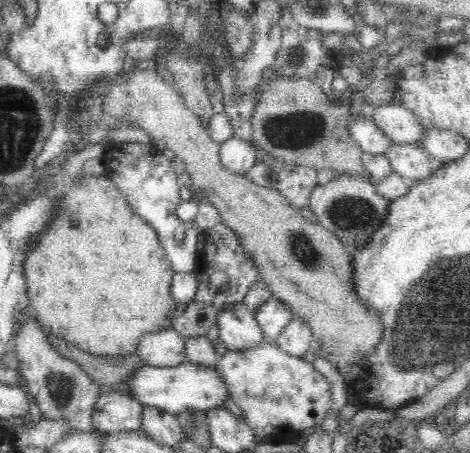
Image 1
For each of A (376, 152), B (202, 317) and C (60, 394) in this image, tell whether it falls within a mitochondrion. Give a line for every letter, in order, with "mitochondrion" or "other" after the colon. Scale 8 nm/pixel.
A: other
B: other
C: mitochondrion

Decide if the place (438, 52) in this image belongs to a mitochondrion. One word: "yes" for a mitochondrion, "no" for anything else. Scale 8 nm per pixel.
no

